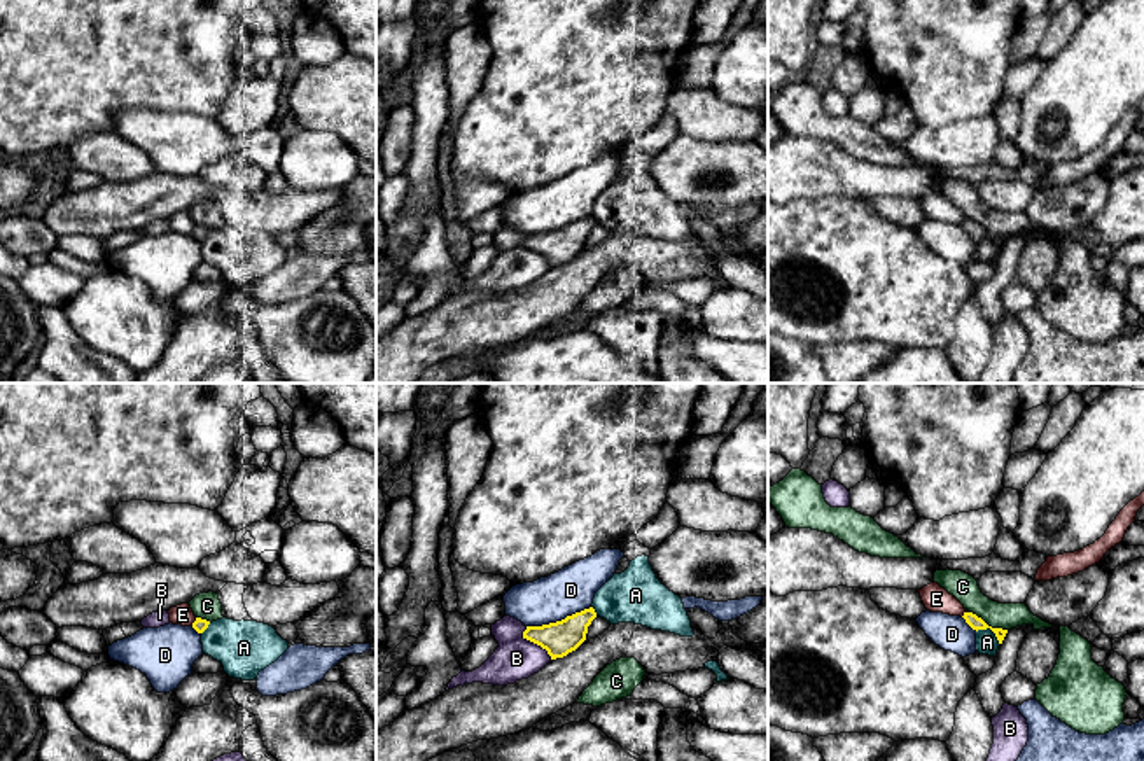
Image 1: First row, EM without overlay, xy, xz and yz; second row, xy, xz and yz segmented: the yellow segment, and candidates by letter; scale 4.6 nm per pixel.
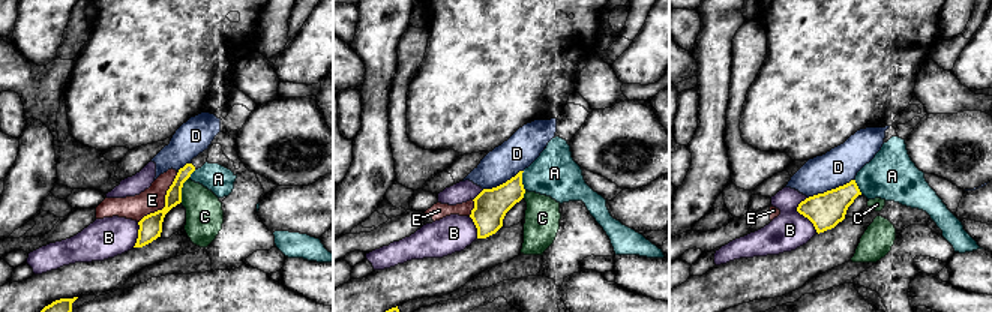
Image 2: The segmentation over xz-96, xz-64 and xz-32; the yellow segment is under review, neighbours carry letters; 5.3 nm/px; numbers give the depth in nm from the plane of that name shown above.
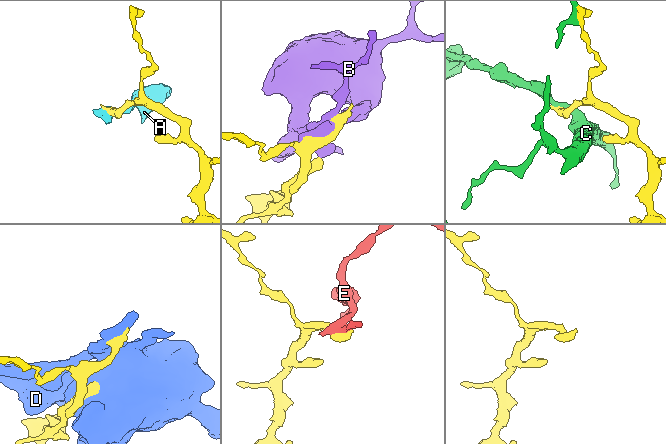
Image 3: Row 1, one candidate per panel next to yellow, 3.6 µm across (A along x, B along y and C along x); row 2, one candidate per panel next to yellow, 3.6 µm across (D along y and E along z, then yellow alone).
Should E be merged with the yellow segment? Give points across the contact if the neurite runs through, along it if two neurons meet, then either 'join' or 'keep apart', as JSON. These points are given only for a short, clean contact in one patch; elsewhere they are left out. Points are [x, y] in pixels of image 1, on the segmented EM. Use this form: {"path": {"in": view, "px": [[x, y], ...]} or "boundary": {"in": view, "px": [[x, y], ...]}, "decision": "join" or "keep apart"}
{"boundary": {"in": "xy", "px": [[196, 618], [191, 625]]}, "decision": "keep apart"}

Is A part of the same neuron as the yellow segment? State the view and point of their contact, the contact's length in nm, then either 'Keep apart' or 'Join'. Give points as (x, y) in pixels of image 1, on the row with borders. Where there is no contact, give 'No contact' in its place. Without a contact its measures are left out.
Touches yellow at yz (990, 628). Shared border 130 nm. Keep apart

